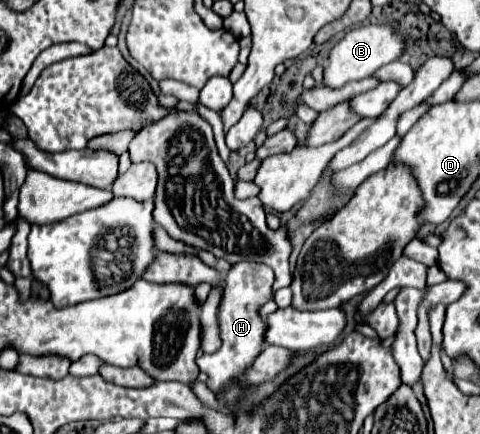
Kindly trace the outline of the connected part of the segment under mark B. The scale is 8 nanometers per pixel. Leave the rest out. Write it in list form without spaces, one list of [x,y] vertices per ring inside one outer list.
[[[366,25],[366,27],[356,27],[344,35],[342,41],[338,41],[328,57],[328,67],[324,69],[322,85],[324,87],[344,87],[350,81],[364,79],[368,75],[374,75],[382,65],[396,61],[404,51],[404,41],[398,33],[394,33],[388,25]]]

